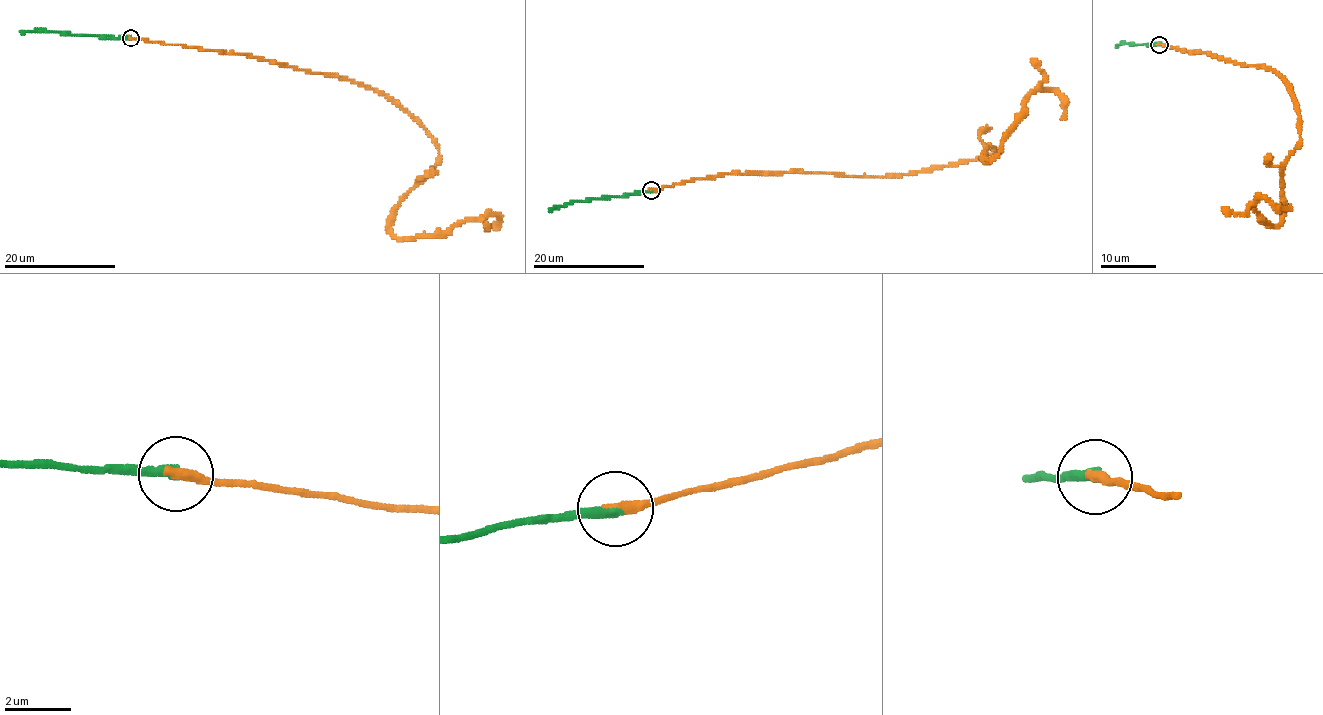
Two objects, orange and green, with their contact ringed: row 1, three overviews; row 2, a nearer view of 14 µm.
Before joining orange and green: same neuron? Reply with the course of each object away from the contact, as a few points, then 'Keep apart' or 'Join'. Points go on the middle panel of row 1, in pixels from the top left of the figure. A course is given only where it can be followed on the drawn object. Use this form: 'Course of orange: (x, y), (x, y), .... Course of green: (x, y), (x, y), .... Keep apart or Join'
Course of orange: (650, 191), (731, 173), (905, 175), (996, 154), (988, 147), (991, 161), (1036, 91), (1062, 97), (1063, 119). Course of green: (650, 191), (571, 201), (553, 206), (550, 210). Join

